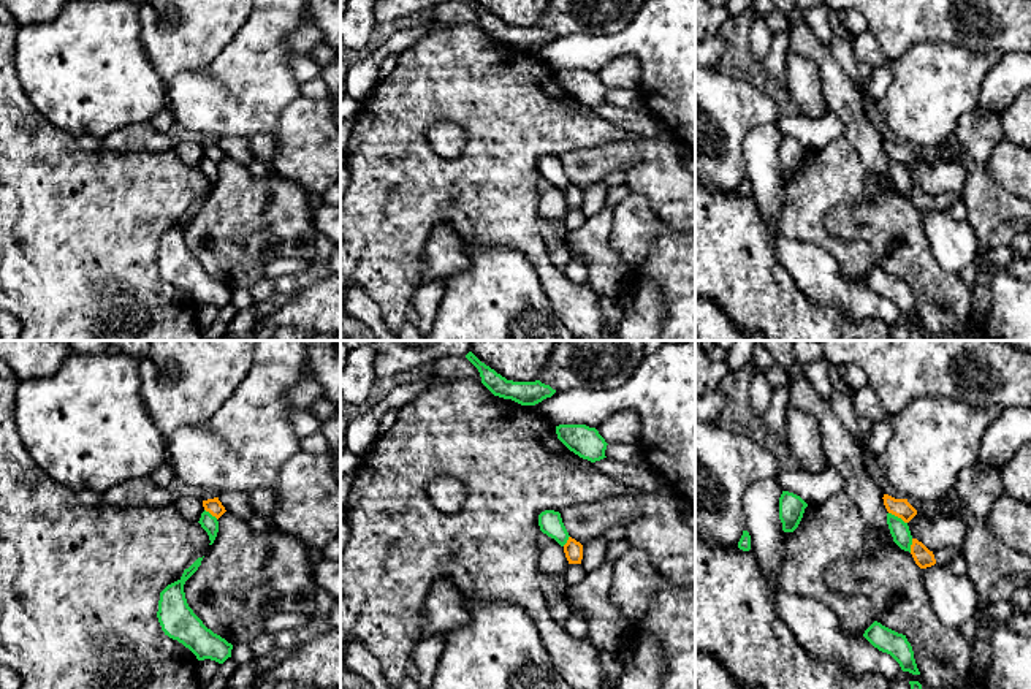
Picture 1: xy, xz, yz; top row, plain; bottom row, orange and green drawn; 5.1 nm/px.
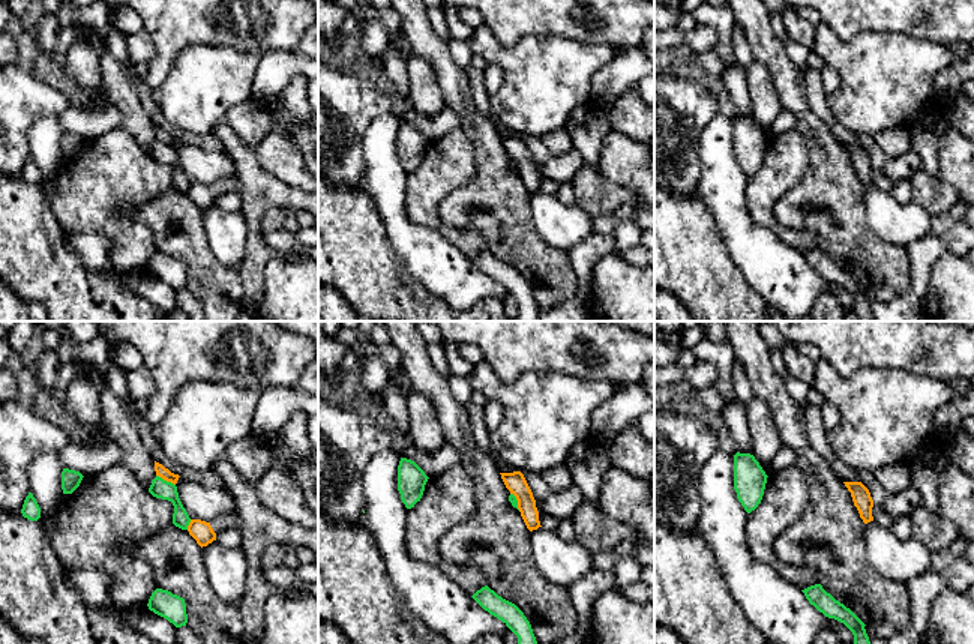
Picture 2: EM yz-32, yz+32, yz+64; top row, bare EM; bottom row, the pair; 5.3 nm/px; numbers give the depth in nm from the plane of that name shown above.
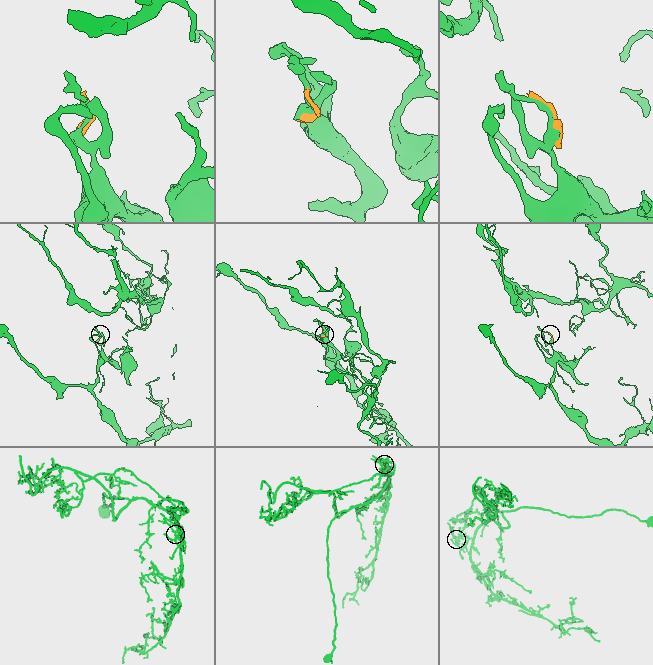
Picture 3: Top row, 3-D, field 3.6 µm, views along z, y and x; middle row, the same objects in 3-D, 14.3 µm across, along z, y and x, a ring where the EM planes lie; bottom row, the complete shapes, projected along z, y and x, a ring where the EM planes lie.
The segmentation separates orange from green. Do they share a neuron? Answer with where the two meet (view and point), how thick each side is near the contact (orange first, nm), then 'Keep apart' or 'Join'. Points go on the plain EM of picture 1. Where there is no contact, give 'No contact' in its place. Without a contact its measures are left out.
Touches orange at yz (898, 162). Thickness 100 nm (orange) against 100 nm. Keep apart

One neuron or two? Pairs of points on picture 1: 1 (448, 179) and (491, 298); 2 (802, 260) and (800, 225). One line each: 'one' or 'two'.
1: two
2: two

